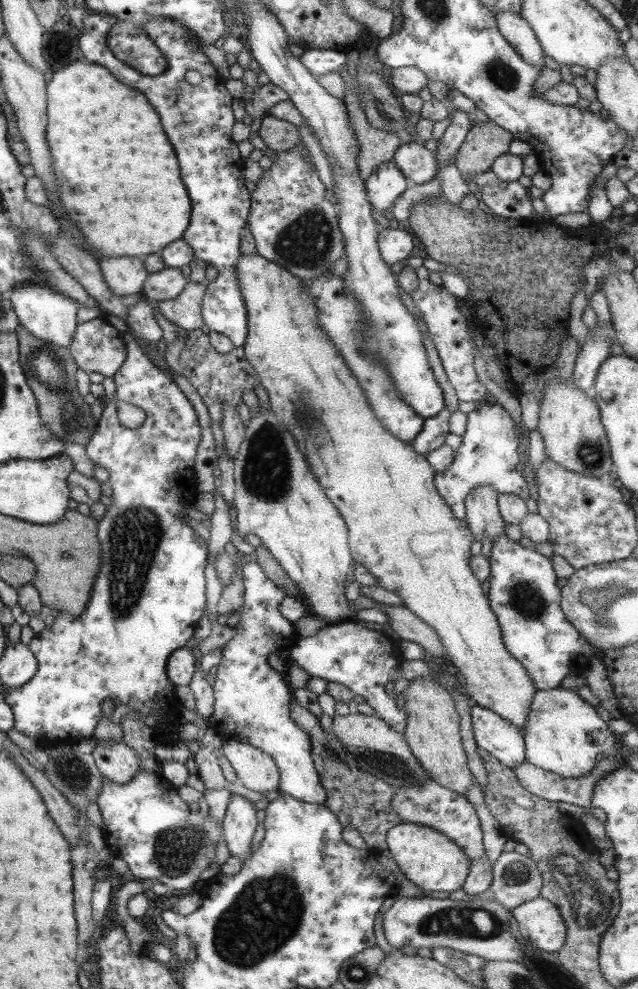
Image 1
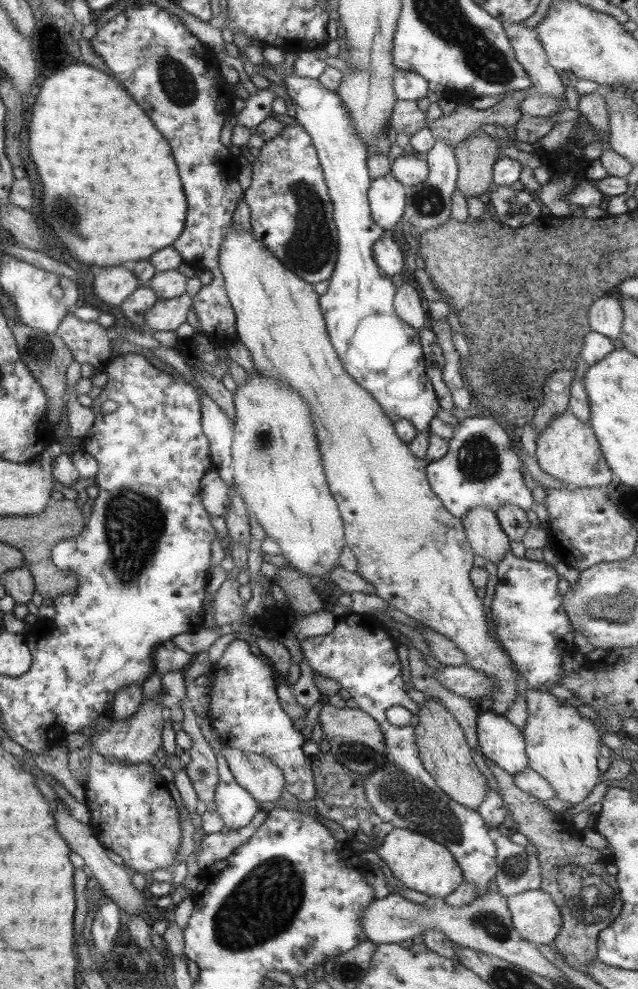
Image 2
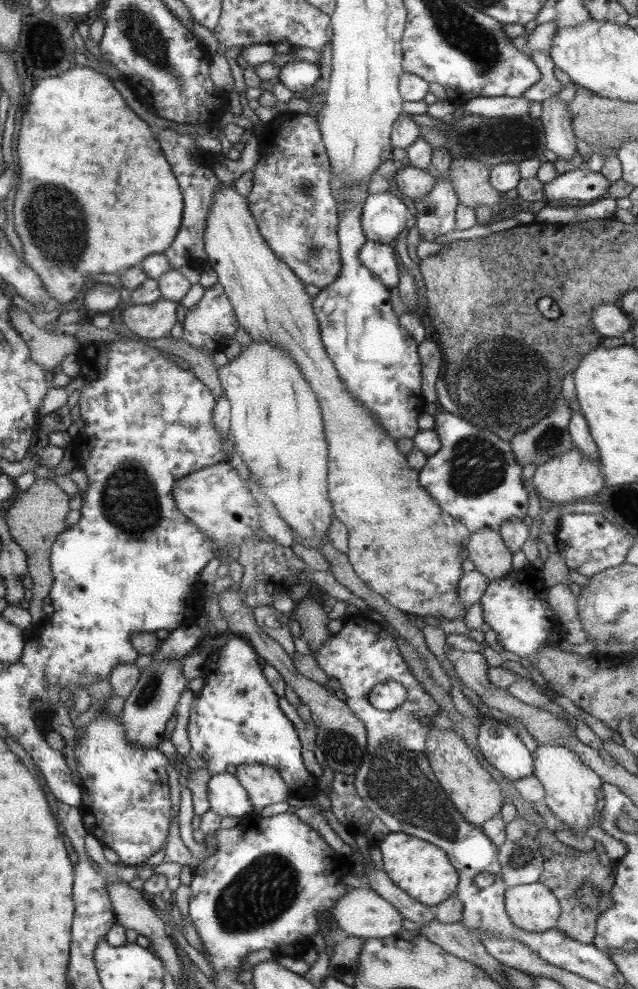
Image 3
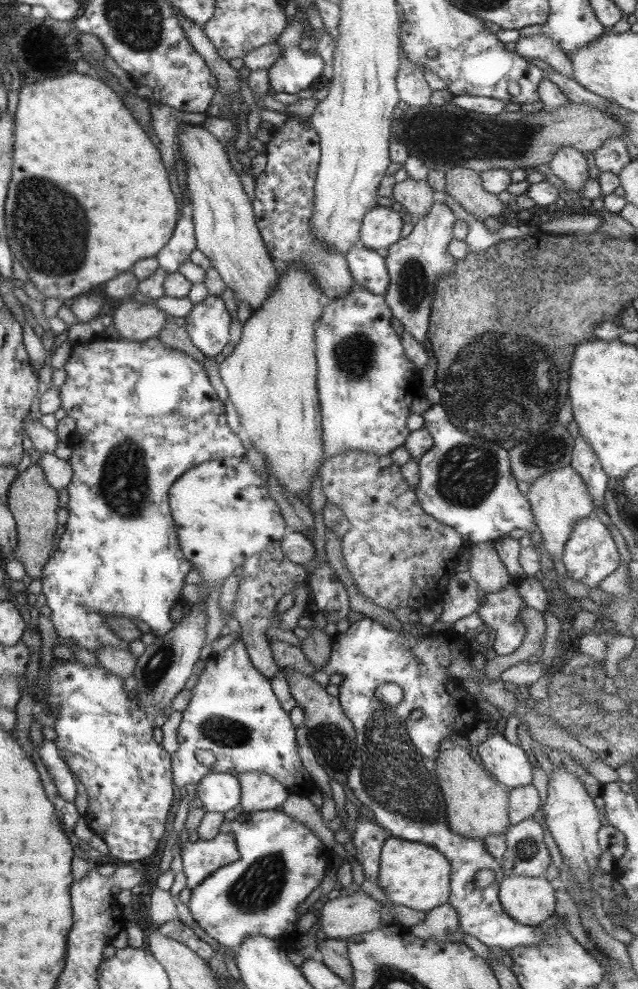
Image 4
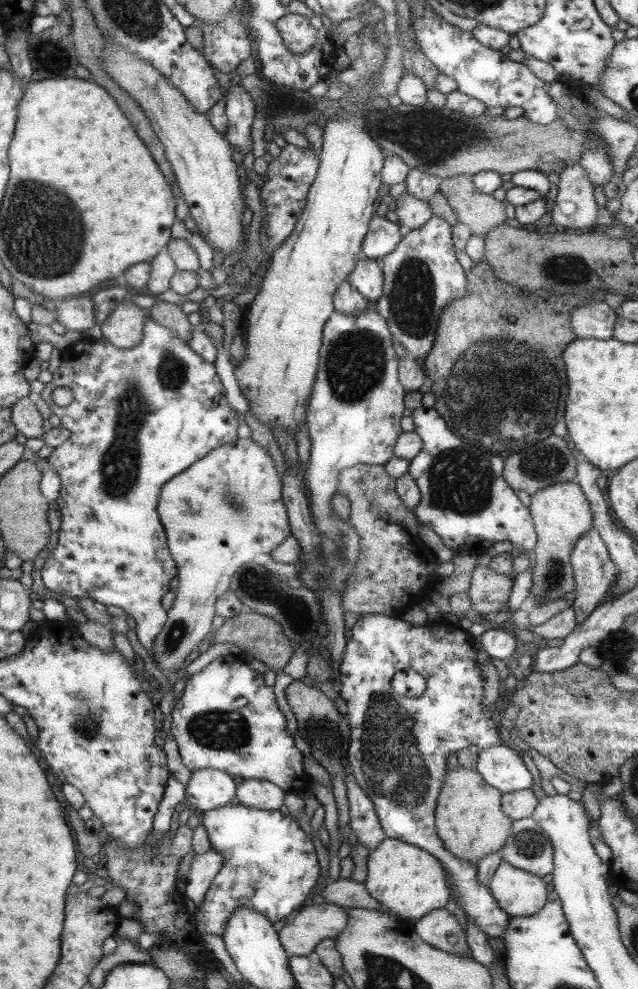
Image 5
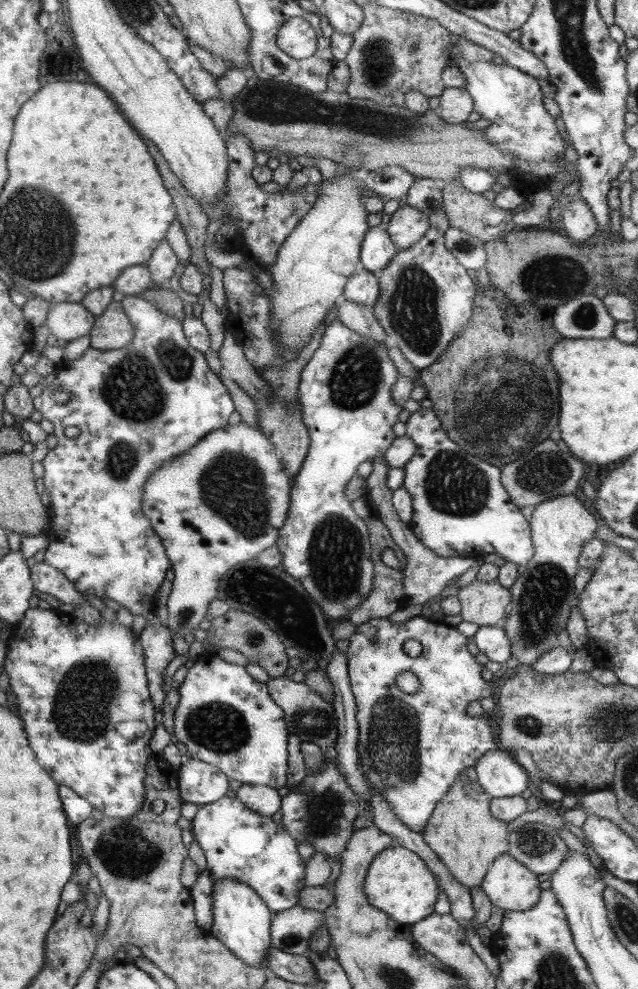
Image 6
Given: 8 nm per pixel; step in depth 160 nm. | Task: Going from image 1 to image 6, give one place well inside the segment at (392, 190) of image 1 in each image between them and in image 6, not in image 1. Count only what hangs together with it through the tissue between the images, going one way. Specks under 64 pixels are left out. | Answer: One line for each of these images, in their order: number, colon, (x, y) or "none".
2: (386, 201)
3: (383, 216)
4: (380, 227)
5: (382, 236)
6: (377, 250)

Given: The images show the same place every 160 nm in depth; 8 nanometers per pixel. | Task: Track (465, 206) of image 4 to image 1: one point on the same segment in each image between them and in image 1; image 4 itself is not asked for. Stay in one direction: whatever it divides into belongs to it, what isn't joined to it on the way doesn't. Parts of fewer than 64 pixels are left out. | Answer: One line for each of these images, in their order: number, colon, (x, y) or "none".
1: (484, 142)
2: (475, 155)
3: (469, 179)

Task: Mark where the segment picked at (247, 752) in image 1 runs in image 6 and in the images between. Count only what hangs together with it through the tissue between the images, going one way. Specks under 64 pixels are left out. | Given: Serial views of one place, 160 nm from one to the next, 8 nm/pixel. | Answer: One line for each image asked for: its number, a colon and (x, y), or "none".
2: (256, 774)
3: (263, 785)
4: (258, 791)
5: (260, 794)
6: (265, 801)

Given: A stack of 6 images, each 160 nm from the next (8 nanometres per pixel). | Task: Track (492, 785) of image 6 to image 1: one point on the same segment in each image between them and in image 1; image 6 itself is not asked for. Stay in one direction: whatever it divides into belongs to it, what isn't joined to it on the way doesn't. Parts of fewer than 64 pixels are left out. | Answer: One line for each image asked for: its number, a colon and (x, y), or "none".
1: (497, 737)
2: (501, 743)
3: (500, 746)
4: (506, 764)
5: (501, 767)

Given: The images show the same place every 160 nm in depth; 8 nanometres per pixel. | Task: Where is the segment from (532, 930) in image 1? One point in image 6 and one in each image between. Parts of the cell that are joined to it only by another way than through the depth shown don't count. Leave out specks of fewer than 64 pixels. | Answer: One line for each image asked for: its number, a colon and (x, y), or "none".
2: (534, 916)
3: (532, 907)
4: (529, 901)
5: (518, 893)
6: (508, 885)

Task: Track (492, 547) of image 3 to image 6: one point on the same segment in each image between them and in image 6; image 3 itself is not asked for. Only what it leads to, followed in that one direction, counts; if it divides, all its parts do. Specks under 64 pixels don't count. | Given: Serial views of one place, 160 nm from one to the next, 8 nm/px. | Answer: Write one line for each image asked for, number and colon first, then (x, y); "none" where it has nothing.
4: (484, 566)
5: (488, 591)
6: (482, 603)

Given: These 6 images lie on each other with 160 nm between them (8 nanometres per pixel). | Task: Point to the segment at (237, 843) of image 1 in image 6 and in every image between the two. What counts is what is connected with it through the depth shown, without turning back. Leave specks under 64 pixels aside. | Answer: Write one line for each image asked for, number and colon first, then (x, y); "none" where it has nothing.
2: (235, 806)
3: (226, 797)
4: (216, 792)
5: (207, 788)
6: (200, 783)

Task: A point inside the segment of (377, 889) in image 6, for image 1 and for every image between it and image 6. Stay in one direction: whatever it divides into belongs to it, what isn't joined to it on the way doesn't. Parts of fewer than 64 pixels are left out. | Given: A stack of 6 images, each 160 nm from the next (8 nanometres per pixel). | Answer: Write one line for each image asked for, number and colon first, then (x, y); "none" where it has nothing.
1: (429, 860)
2: (419, 863)
3: (423, 871)
4: (411, 874)
5: (409, 882)

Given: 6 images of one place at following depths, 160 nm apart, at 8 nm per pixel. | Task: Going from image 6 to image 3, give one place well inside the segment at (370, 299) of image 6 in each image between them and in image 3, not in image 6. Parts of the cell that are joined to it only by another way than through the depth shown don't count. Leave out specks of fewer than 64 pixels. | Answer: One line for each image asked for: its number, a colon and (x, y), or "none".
3: (379, 259)
4: (367, 269)
5: (366, 278)

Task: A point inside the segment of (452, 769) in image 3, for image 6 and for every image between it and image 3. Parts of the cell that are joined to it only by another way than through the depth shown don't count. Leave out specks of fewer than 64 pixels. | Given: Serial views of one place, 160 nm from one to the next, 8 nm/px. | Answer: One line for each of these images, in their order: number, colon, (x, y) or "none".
4: (476, 806)
5: (468, 820)
6: (461, 832)

